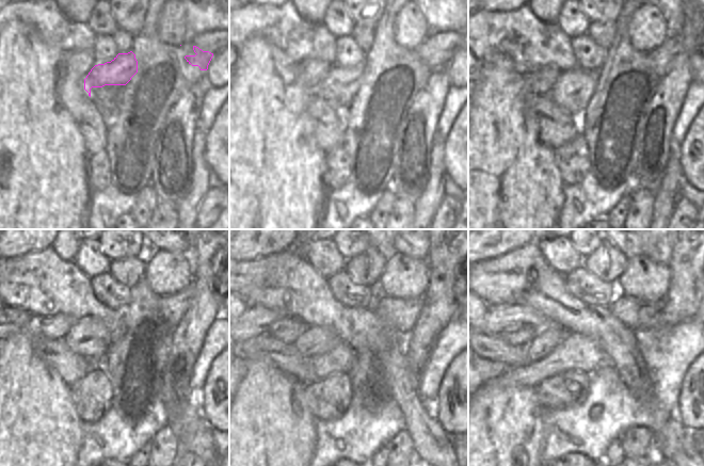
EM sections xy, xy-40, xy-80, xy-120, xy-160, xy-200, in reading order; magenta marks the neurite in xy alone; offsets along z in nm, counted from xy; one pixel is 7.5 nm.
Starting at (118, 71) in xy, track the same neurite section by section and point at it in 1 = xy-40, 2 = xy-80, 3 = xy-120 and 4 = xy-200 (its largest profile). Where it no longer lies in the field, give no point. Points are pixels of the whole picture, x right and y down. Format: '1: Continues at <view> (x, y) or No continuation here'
1: Continues at xy-40 (338, 89)
2: Continues at xy-80 (574, 90)
3: Continues at xy-120 (90, 337)
4: Continues at xy-200 (544, 342).

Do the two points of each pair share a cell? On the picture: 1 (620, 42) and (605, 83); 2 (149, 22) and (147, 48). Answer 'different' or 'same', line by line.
1: same
2: same

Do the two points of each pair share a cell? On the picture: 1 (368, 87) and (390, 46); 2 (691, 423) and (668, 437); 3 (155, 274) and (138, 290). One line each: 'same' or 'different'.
1: same
2: different
3: different

